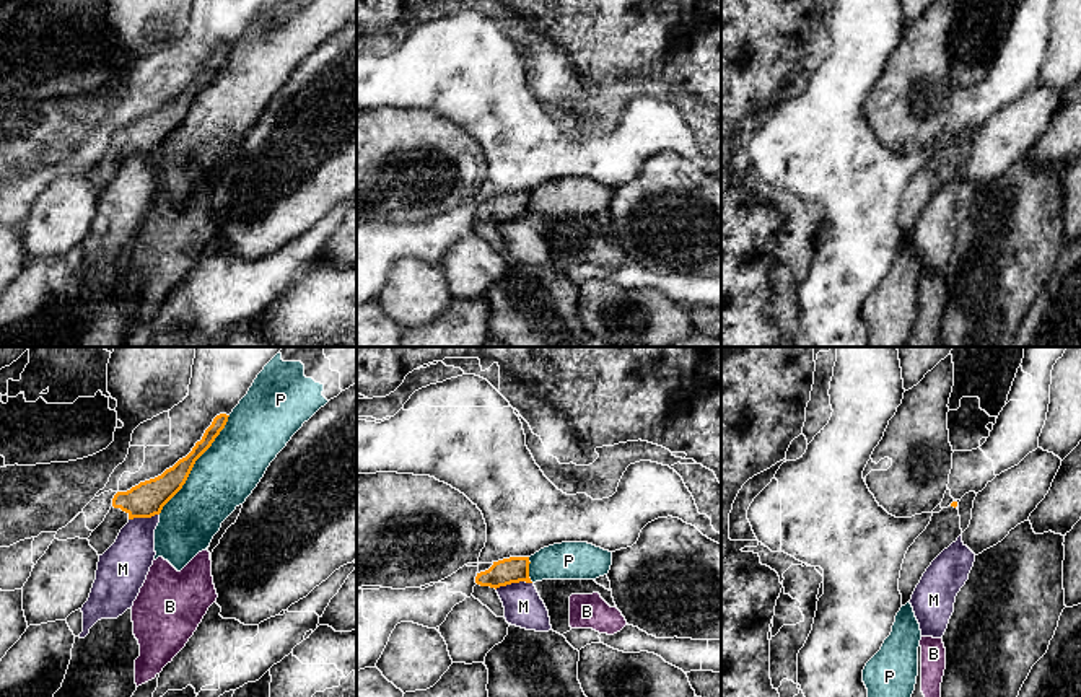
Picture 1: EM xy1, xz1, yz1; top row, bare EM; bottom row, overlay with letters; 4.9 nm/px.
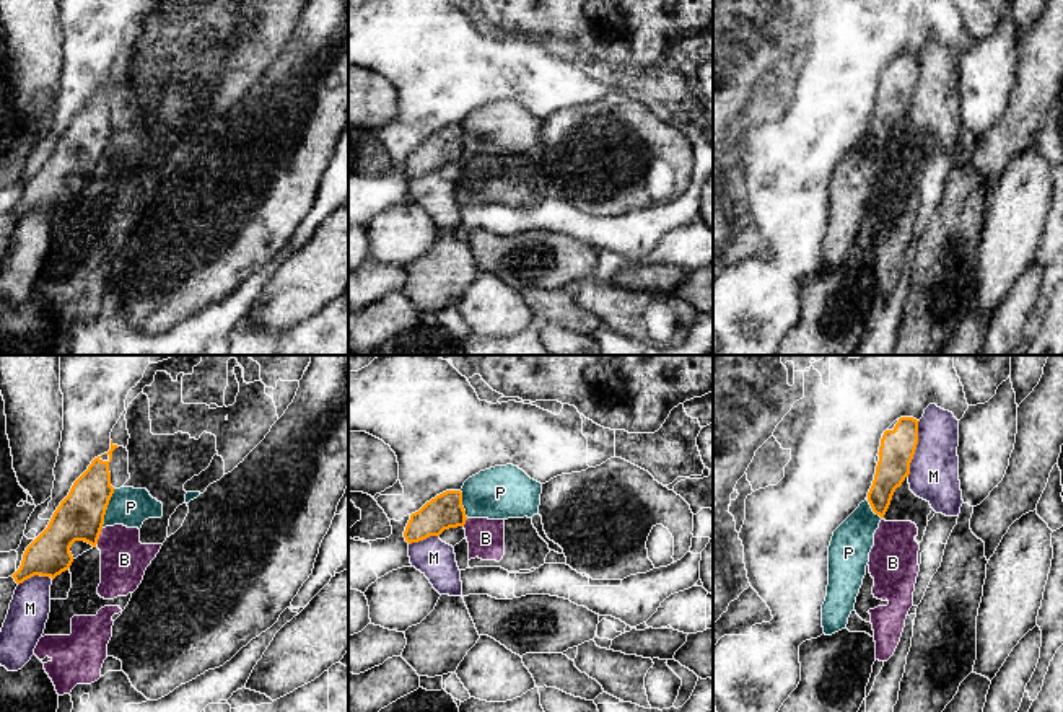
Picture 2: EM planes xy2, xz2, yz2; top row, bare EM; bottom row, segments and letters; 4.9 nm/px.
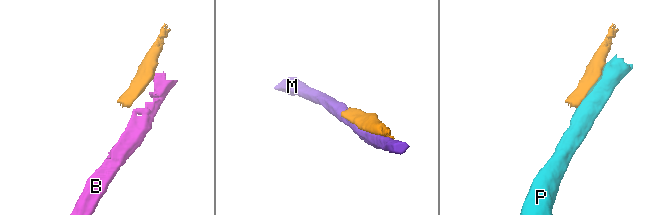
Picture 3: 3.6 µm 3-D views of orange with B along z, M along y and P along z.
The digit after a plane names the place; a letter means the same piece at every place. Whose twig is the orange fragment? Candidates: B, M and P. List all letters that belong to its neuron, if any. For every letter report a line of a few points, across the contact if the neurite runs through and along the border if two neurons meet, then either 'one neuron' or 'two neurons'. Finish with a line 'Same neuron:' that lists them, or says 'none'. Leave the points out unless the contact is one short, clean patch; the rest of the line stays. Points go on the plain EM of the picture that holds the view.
B: line xy2 (103, 163), (96, 178); two neurons
M: two neurons
P: two neurons
Same neuron: none

